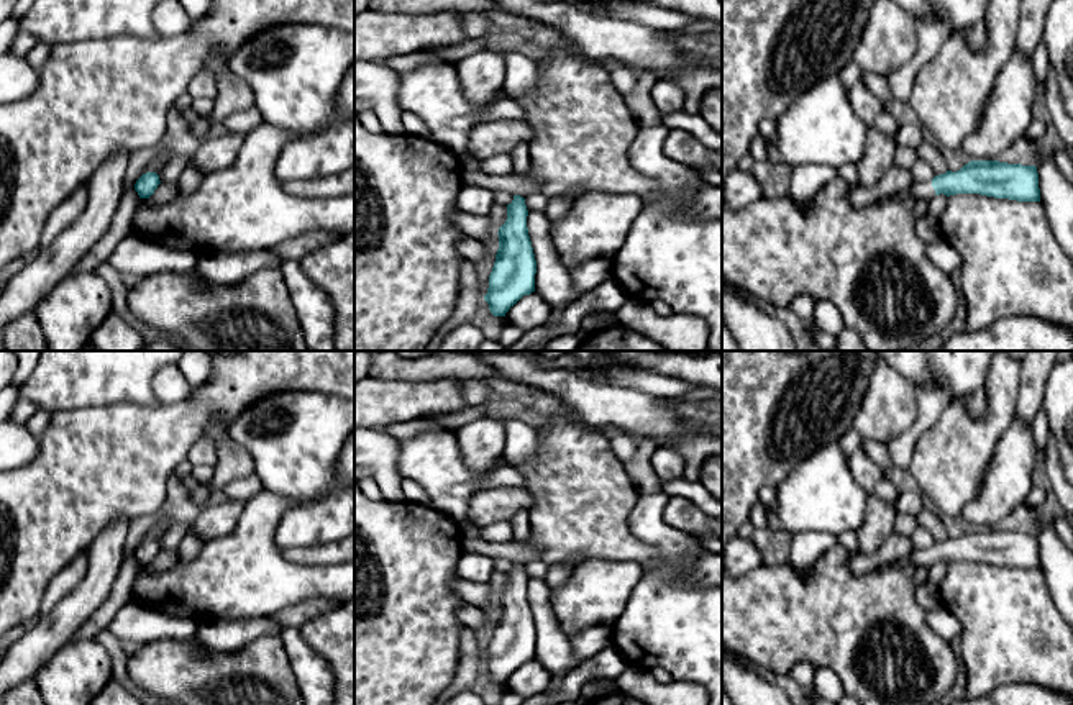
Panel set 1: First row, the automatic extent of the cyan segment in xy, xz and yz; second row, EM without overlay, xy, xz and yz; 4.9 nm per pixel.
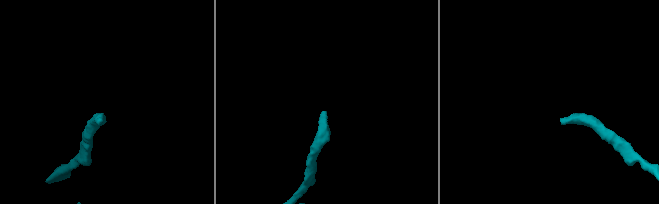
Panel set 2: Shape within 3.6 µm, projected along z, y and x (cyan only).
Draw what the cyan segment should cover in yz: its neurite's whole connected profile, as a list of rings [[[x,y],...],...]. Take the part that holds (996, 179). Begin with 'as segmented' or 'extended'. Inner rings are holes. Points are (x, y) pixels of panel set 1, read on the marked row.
extended | [[[970,161],[960,171],[935,175],[925,184],[911,184],[907,193],[914,202],[935,195],[979,193],[1017,202],[1040,202],[1035,166],[999,161]]]

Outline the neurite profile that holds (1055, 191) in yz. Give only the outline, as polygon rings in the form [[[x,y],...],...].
[[[1052,159],[1037,164],[1040,203],[1052,233],[1073,262],[1073,184]]]

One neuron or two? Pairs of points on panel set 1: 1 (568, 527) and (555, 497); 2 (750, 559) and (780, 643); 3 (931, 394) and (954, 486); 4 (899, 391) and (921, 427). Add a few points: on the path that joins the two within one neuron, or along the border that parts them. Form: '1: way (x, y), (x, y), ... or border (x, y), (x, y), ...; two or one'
1: way (568, 520), (568, 510), (561, 504); one
2: border (762, 563), (739, 579); two
3: border (952, 402), (917, 440), (914, 450); two
4: border (917, 386), (916, 420), (886, 443); two

